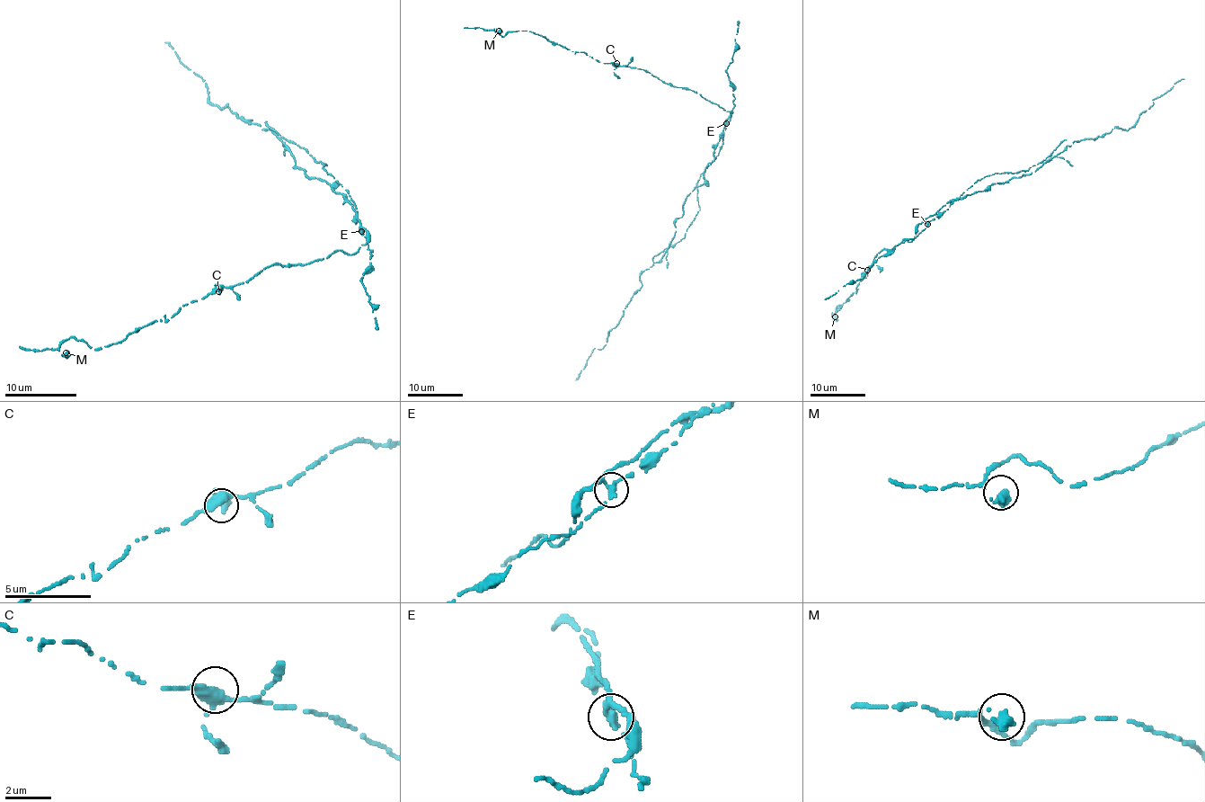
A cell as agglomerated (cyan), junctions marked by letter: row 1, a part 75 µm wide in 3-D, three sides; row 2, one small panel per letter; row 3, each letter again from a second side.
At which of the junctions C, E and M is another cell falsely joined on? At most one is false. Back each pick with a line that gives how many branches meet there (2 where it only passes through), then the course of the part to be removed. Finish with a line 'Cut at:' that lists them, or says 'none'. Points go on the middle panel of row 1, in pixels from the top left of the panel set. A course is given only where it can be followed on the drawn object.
E: 3 | (725, 123), (722, 149), (696, 182), (699, 209), (684, 237), (655, 255), (653, 262)
Cut at: E

